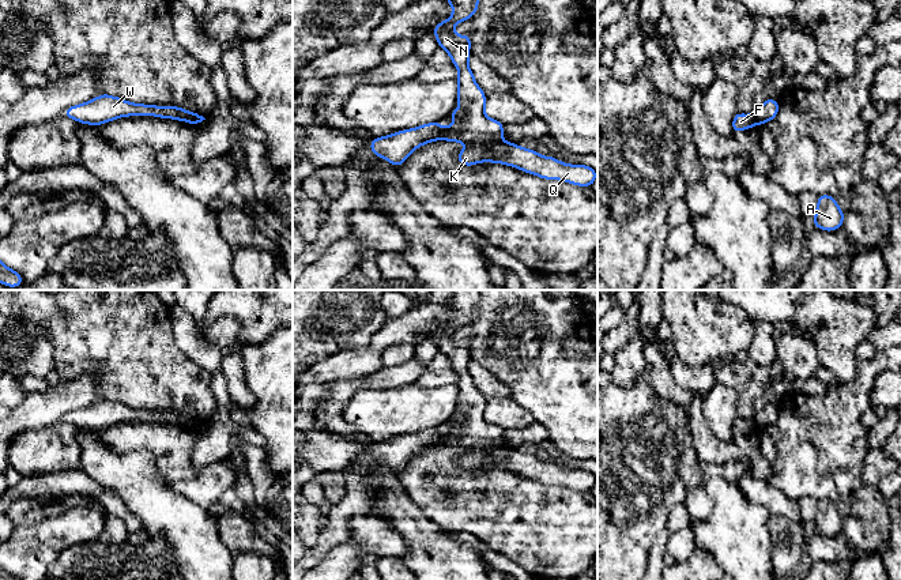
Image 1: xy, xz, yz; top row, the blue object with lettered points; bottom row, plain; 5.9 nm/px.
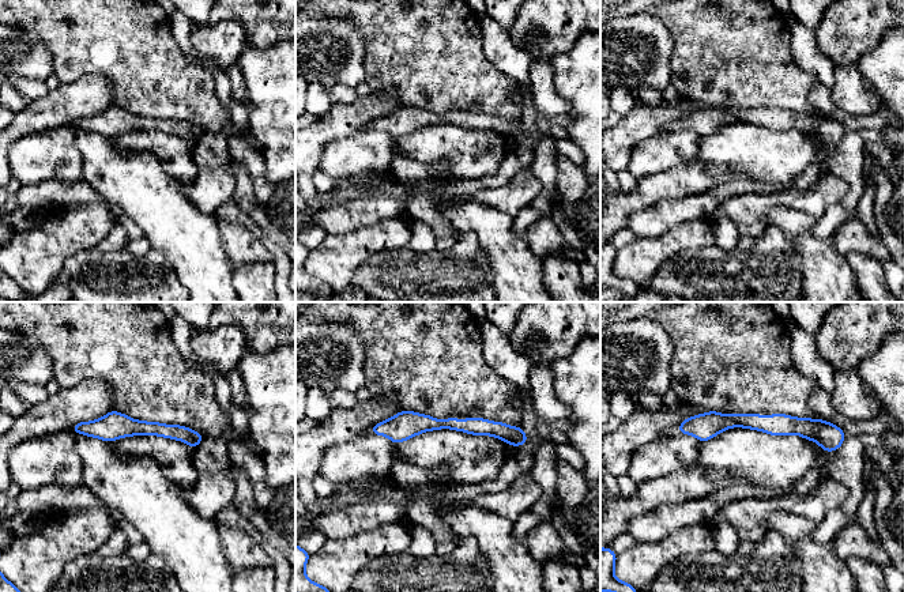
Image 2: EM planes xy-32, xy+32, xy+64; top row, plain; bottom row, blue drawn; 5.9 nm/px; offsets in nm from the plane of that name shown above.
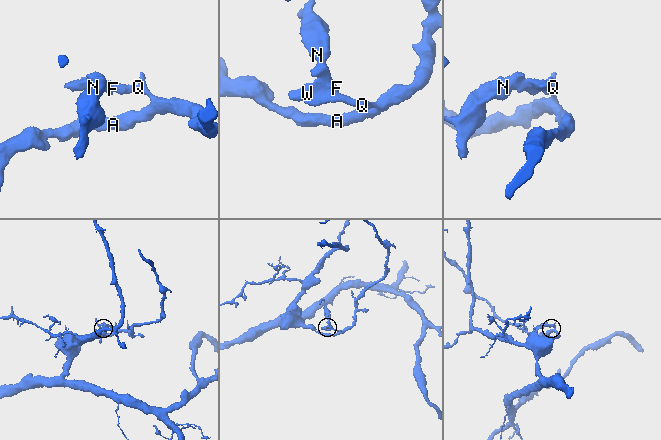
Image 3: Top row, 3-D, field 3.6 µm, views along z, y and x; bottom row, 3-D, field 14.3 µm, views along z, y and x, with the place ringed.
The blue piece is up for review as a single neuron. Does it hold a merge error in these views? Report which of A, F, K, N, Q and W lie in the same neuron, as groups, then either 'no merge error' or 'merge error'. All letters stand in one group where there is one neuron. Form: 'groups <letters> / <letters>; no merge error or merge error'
groups A K Q / F N W; merge error

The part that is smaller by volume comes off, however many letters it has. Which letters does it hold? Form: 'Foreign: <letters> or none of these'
Foreign: F, N, W

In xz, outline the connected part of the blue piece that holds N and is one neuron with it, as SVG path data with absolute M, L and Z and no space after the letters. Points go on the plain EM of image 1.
M452 290L453 294L445 305L452 310L449 324L440 327L431 336L440 353L446 355L459 374L457 406L461 413L449 419L455 429L442 433L440 426L416 433L404 434L388 441L374 442L370 447L373 460L385 463L391 470L400 471L407 462L422 449L433 445L472 448L490 448L502 445L504 430L485 419L486 399L476 389L468 372L471 340L457 340L453 332L475 320L479 308L479 290Z

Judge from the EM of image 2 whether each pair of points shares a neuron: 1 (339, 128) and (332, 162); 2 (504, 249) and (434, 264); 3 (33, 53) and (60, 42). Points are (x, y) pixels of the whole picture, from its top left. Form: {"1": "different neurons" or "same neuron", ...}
{"1": "different neurons", "2": "different neurons", "3": "different neurons"}

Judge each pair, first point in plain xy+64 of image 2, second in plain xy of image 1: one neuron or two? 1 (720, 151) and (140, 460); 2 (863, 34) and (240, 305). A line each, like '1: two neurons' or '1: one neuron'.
1: two neurons
2: one neuron

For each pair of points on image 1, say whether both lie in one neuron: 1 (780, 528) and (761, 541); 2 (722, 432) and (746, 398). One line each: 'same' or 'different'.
1: different
2: different

